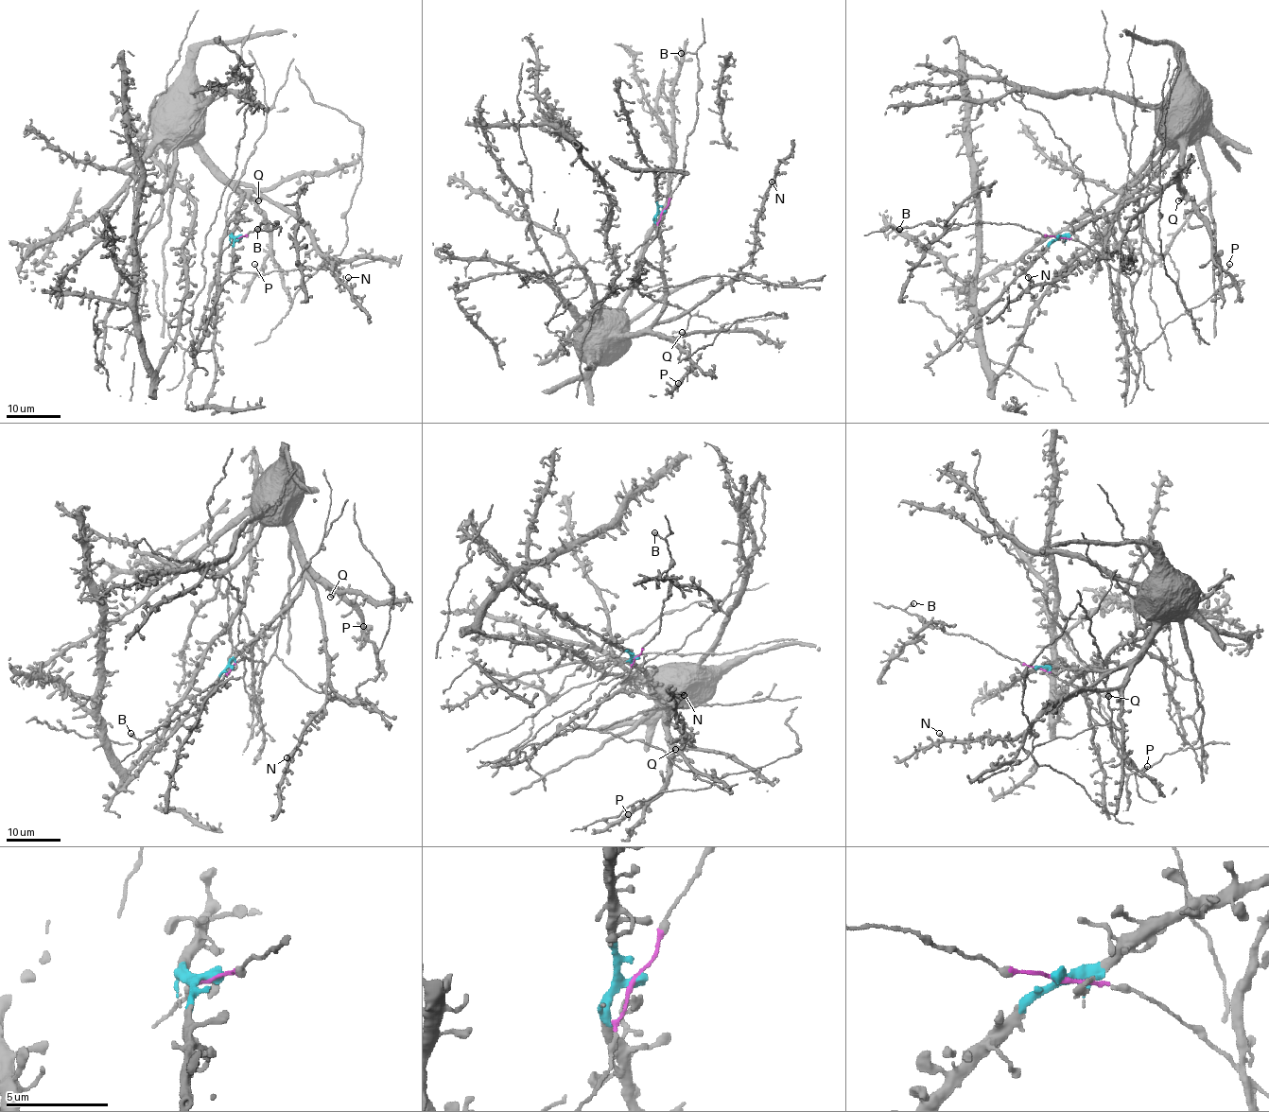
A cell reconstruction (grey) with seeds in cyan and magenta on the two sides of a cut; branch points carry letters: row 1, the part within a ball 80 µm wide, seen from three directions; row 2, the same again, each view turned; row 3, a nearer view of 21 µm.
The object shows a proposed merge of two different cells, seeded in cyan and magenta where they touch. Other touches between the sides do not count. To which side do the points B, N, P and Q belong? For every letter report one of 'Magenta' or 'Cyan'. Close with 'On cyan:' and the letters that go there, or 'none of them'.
B: Magenta
N: Cyan
P: Cyan
Q: Cyan
On cyan: N, P, Q

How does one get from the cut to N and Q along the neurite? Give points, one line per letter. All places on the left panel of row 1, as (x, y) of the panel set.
N: (239, 237), (233, 234), (240, 201), (234, 186), (249, 184), (281, 204), (343, 284), (348, 277)
Q: (239, 237), (233, 234), (237, 220), (240, 195), (228, 182), (242, 190), (258, 190), (261, 197), (258, 201)

